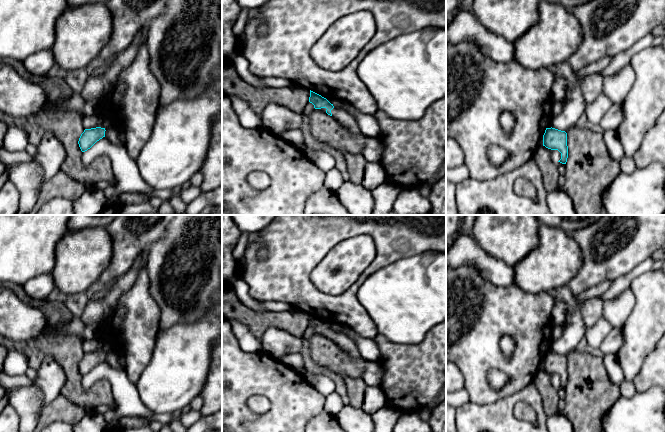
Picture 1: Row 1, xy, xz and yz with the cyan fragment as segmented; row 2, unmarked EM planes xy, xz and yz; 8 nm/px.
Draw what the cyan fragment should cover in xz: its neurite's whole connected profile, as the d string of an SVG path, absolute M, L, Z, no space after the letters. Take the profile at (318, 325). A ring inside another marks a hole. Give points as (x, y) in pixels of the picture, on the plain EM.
M310 314L309 326L314 329L315 333L326 332L326 337L335 342L348 354L355 358L360 358L361 355L353 342L353 340L344 334L339 334L333 330L326 322Z

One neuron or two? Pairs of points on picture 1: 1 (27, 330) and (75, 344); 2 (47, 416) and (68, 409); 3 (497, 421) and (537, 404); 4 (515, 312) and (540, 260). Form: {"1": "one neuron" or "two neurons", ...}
{"1": "two neurons", "2": "one neuron", "3": "one neuron", "4": "two neurons"}

